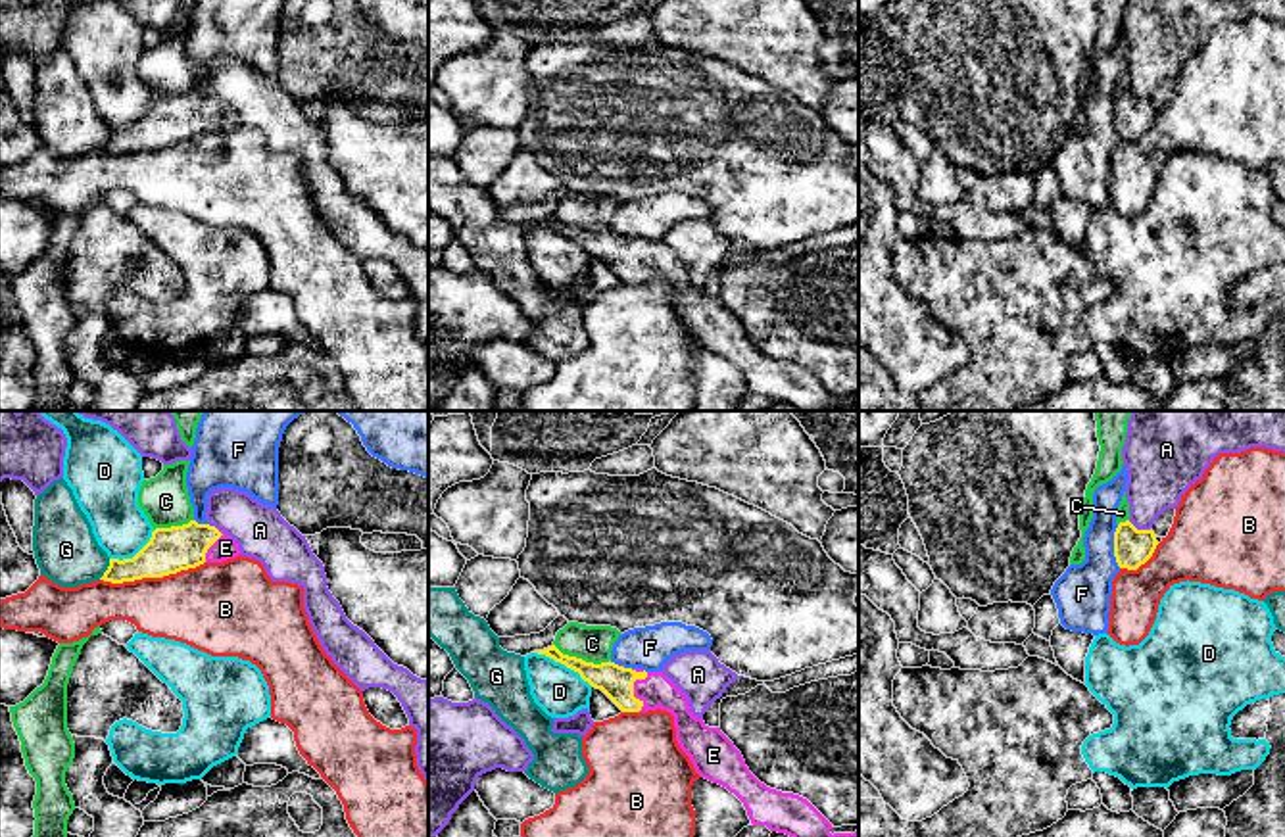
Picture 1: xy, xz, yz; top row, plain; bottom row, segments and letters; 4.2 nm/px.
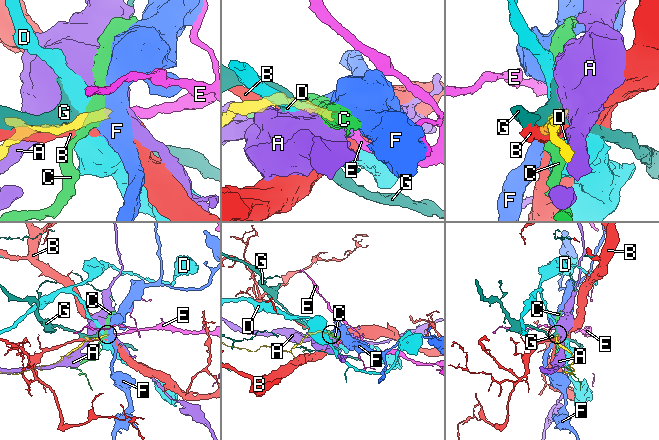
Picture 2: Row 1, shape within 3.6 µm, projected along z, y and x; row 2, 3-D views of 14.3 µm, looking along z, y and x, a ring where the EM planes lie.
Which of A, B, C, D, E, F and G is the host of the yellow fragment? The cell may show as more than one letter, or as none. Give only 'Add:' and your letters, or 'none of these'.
Add: E

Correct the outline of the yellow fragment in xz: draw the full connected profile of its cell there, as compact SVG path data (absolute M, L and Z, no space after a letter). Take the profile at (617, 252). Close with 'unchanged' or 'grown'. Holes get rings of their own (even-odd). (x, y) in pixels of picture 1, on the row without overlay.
M555 215L534 221L580 244L601 259L622 282L667 280L674 286L676 311L695 342L734 363L753 395L786 403L795 411L859 411L855 403L830 403L832 394L803 367L761 353L745 336L741 323L703 288L691 284L686 265L663 244L624 238L615 232L586 232L563 225Z | grown

